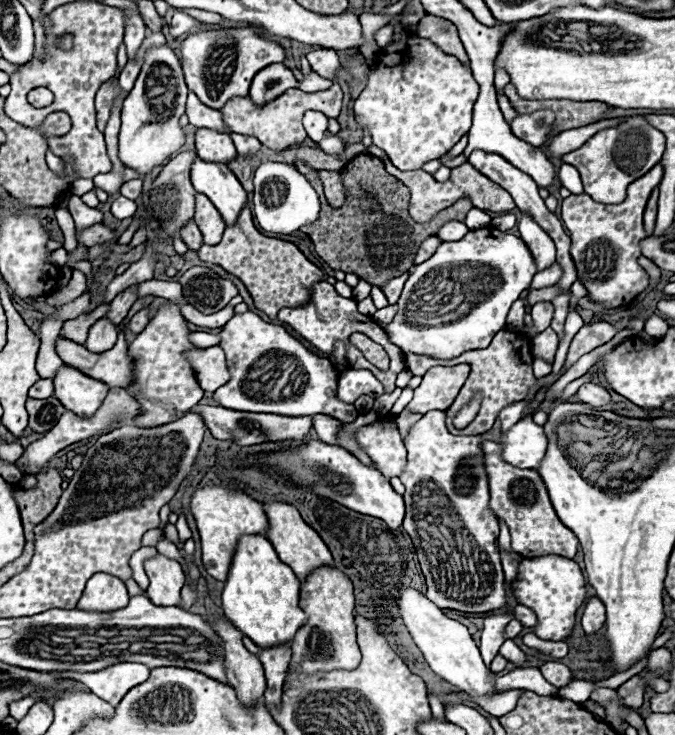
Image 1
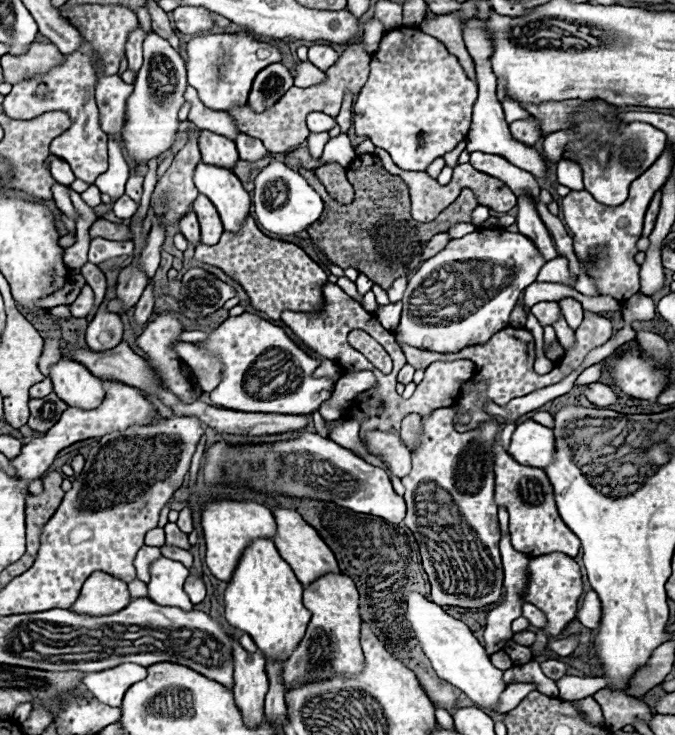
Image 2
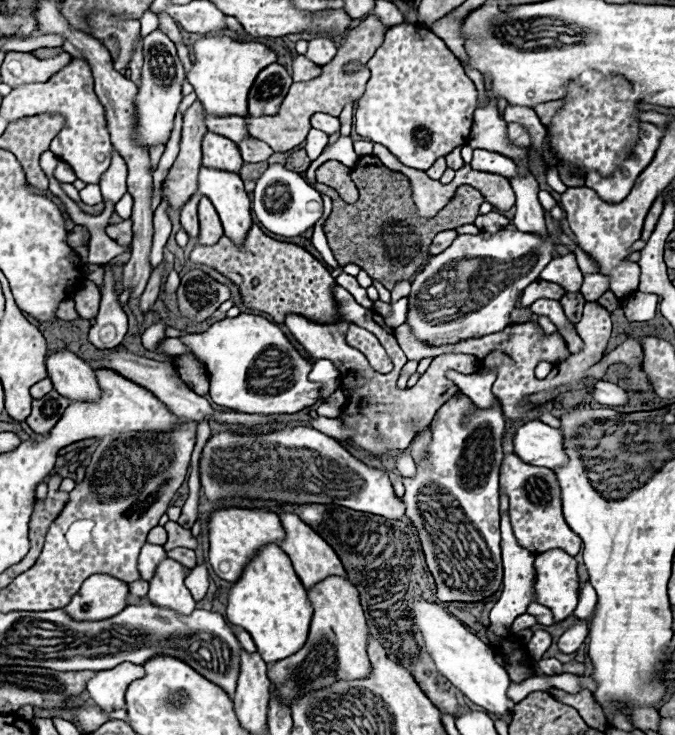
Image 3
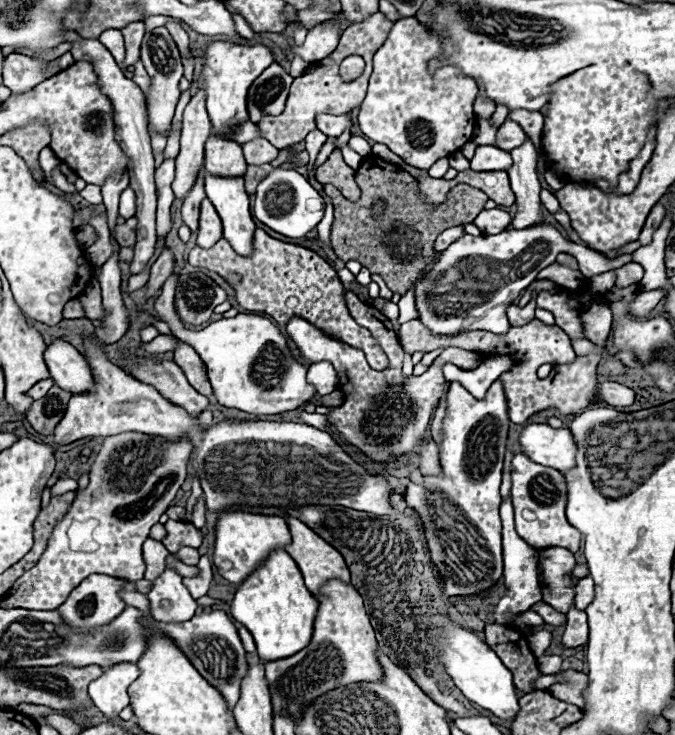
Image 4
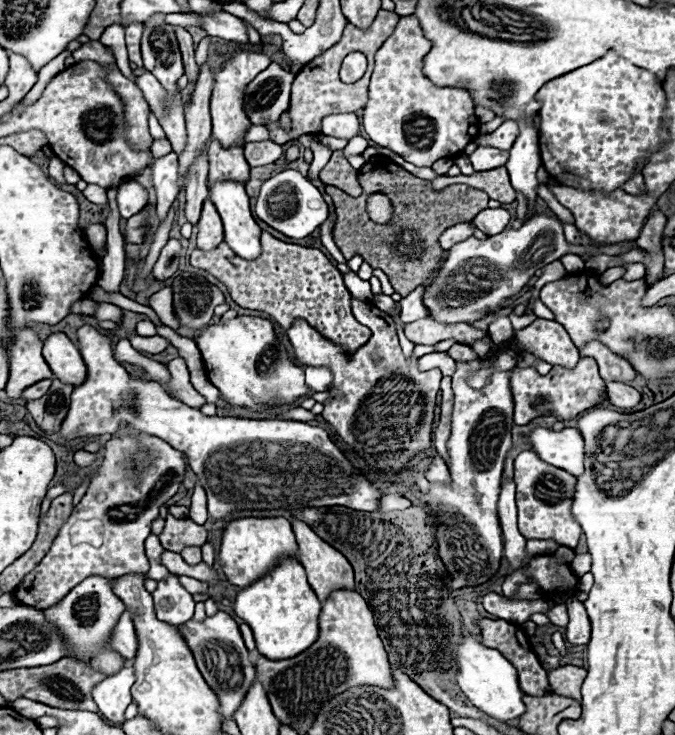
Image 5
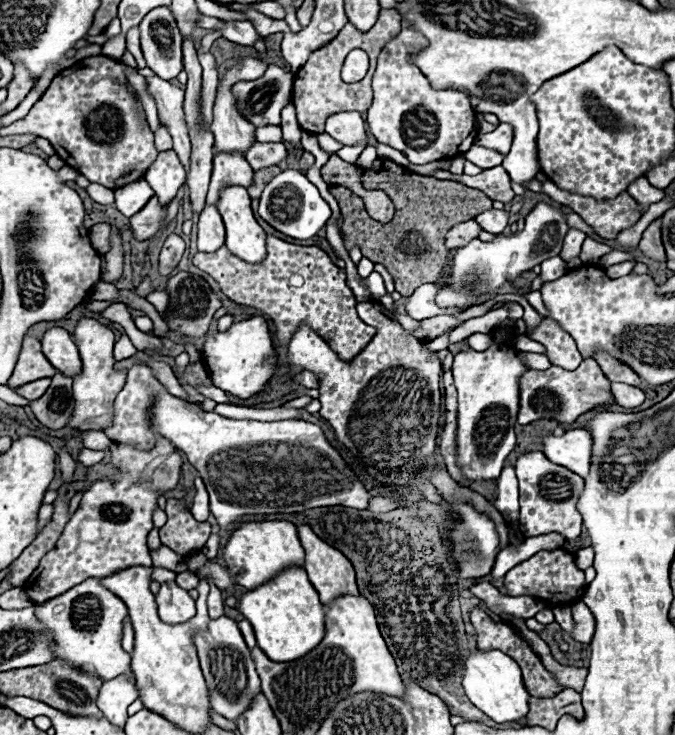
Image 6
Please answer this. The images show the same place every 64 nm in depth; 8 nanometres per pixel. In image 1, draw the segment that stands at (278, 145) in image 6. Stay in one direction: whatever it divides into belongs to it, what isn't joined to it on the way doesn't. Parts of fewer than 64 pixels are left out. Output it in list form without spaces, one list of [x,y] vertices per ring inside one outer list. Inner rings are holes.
[[[230,134],[230,136],[234,140],[234,146],[236,146],[238,154],[254,154],[262,146],[256,138],[250,138],[250,136],[244,136],[244,134]]]

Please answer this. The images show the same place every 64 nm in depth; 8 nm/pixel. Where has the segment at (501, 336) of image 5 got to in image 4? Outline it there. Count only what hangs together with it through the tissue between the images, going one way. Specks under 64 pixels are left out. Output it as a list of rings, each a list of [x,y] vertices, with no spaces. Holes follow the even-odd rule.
[[[540,224],[540,226],[532,226],[526,230],[504,230],[500,234],[482,234],[482,236],[470,236],[464,234],[462,238],[458,238],[456,242],[452,242],[444,252],[438,254],[434,266],[422,276],[422,280],[418,280],[414,284],[414,296],[416,296],[416,310],[418,310],[418,320],[432,332],[432,334],[458,334],[458,332],[466,332],[466,330],[486,330],[492,334],[504,334],[510,328],[510,322],[506,318],[506,310],[510,304],[514,304],[520,298],[520,292],[524,288],[528,288],[538,272],[542,268],[546,268],[548,264],[556,262],[558,254],[572,254],[580,266],[580,272],[590,278],[596,274],[602,274],[606,270],[614,270],[624,264],[624,262],[632,262],[631,254],[624,254],[622,258],[608,259],[599,252],[574,244],[570,240],[566,240],[554,226],[548,224]],[[430,298],[446,298],[448,300],[448,308],[456,308],[456,314],[444,314],[438,316]]]

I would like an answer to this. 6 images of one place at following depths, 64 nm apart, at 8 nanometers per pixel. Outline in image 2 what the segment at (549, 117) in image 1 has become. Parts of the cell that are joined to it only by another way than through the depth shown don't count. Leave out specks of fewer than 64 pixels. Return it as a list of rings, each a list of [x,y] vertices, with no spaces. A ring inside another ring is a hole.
[[[526,118],[526,120],[516,120],[510,124],[510,132],[516,140],[534,146],[542,138],[540,130],[540,120],[538,118]]]

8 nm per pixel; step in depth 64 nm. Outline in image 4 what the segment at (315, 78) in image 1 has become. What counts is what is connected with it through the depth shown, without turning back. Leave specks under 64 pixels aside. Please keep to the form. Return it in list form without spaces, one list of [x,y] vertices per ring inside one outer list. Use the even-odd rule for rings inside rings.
[[[294,58],[292,60],[292,68],[290,68],[290,74],[294,76],[294,78],[300,78],[300,76],[304,76],[304,74],[308,74],[308,72],[312,72],[312,64],[308,64],[308,62],[304,62],[302,58]]]

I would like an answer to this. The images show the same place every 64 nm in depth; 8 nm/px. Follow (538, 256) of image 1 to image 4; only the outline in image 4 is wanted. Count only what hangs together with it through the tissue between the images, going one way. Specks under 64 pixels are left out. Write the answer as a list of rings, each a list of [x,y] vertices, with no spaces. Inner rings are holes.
[[[526,140],[522,146],[514,148],[512,152],[512,168],[508,172],[512,190],[516,194],[516,206],[518,212],[512,220],[514,229],[524,229],[526,226],[534,226],[538,222],[544,222],[540,212],[540,182],[536,176],[536,148],[530,140]]]

